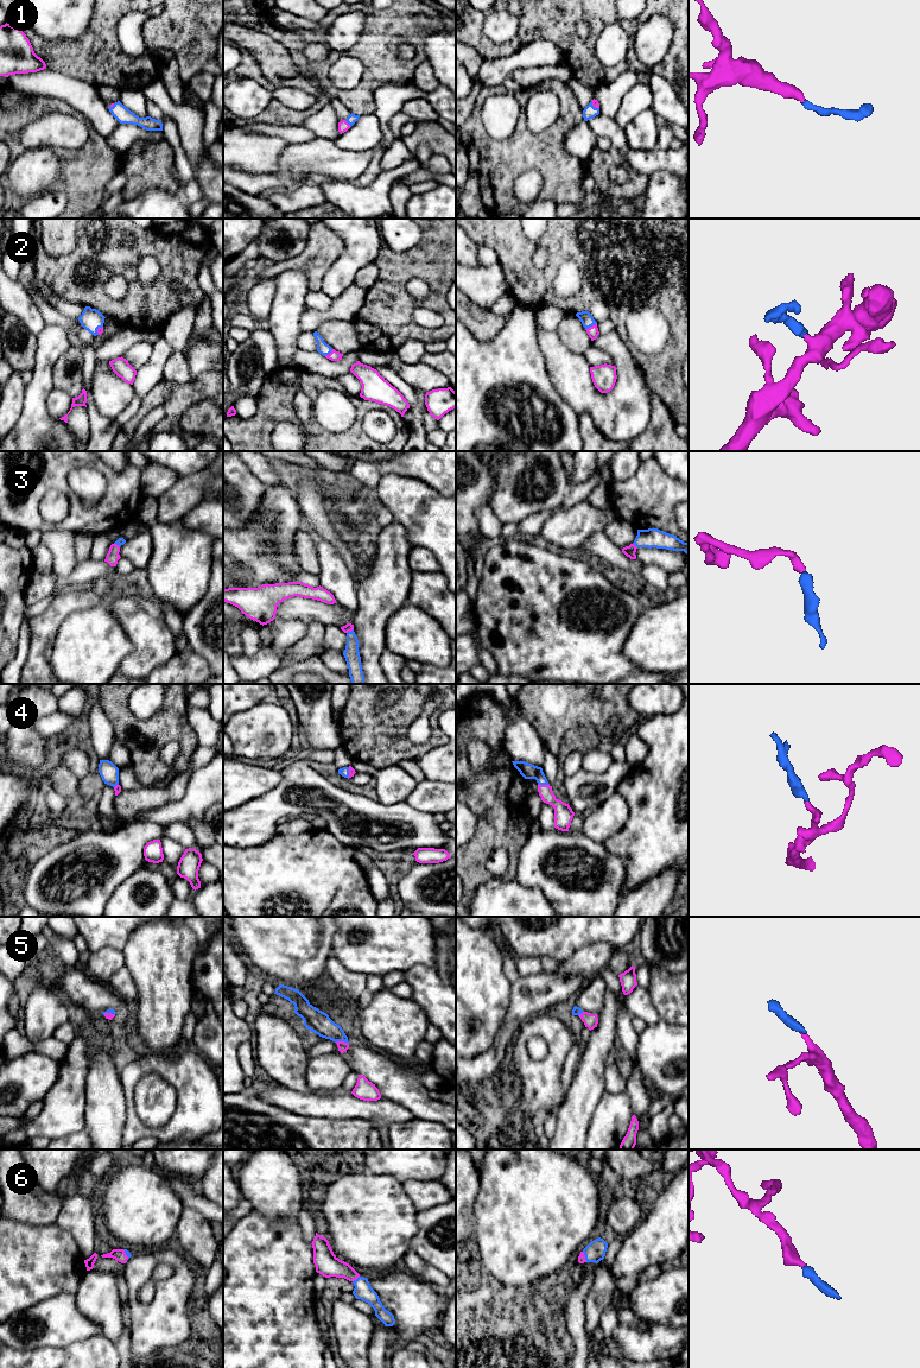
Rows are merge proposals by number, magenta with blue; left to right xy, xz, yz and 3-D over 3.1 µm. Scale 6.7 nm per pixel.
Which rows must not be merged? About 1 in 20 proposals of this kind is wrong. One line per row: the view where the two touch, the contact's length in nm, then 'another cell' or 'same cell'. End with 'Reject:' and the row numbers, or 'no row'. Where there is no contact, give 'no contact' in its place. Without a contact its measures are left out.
1: meets magenta in xz; contact 60 nm long; same cell
2: meets magenta in yz; contact 90 nm long; same cell
3: meets magenta in xz; contact 60 nm long; same cell
4: meets magenta in yz; contact 80 nm long; same cell
5: meets magenta in xz; contact 90 nm long; same cell
6: meets magenta in xz; contact 60 nm long; same cell
Reject: no row

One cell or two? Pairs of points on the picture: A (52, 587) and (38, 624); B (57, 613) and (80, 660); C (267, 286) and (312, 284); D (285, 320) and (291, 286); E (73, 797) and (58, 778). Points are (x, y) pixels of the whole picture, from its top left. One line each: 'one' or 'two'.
A: two
B: two
C: two
D: one
E: one

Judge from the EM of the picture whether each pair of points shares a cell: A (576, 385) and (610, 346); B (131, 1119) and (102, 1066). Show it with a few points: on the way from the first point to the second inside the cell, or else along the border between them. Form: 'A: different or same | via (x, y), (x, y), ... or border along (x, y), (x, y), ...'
A: same | via (597, 399), (609, 399), (623, 385), (623, 367)
B: different | border along (120, 1081), (125, 1097), (125, 1127), (122, 1135)

